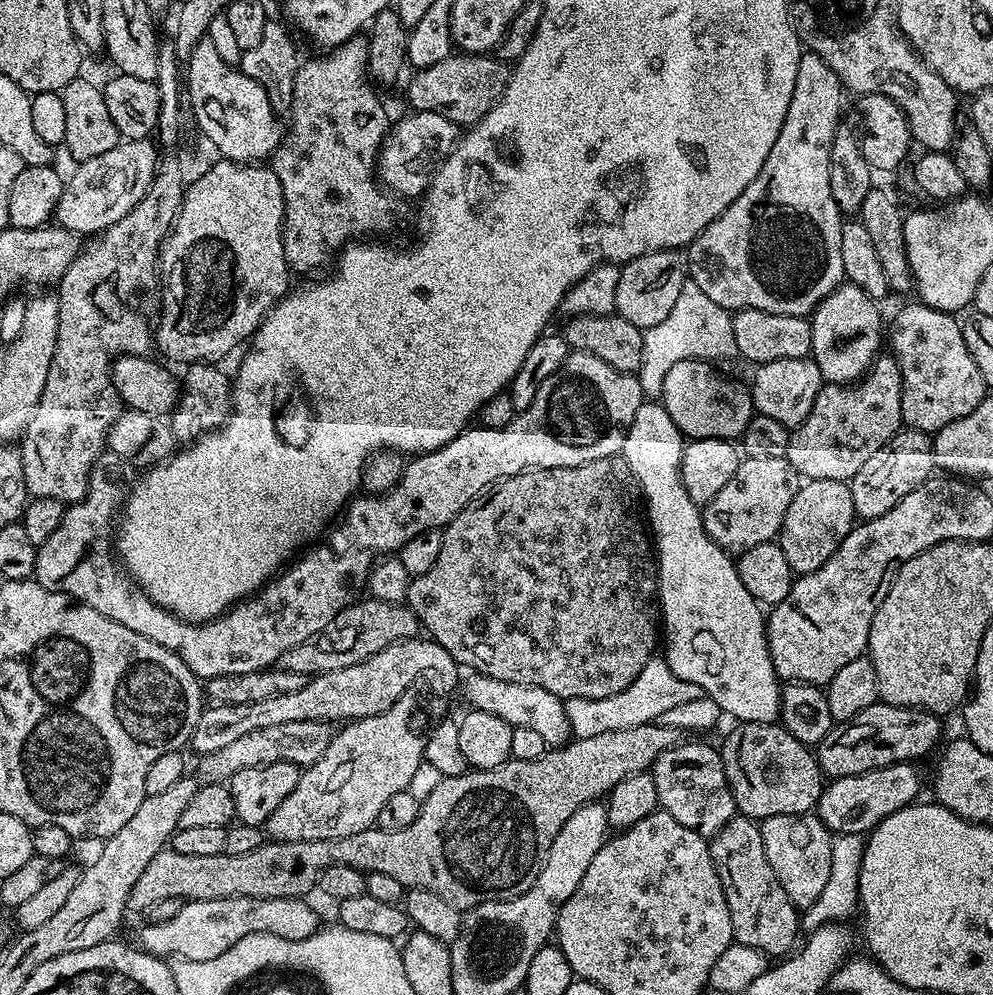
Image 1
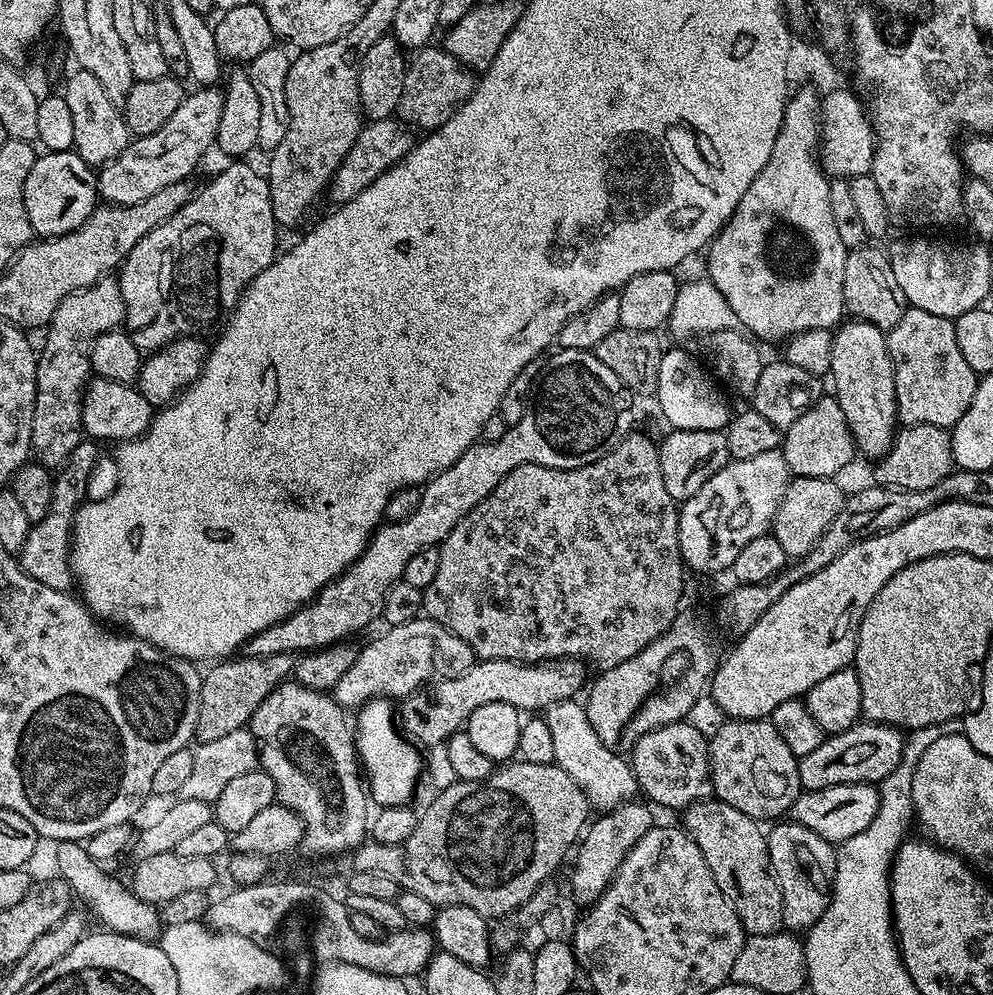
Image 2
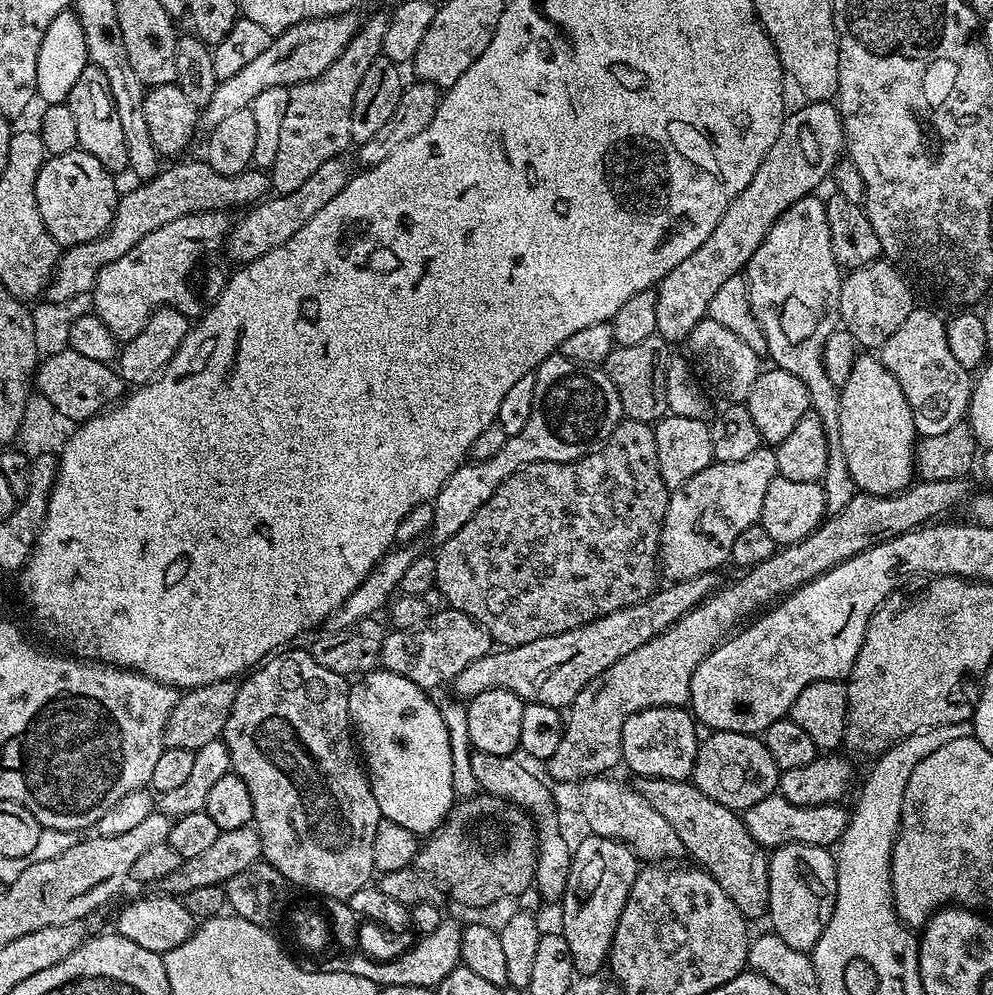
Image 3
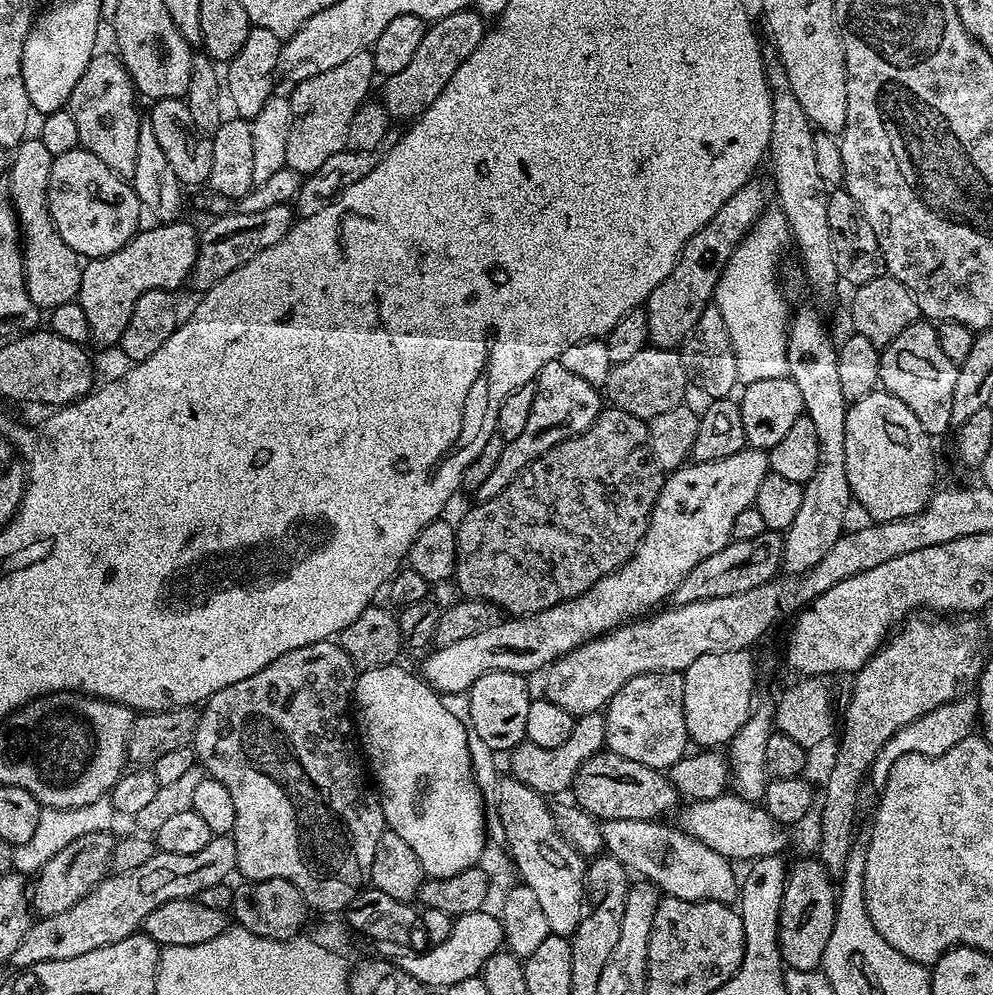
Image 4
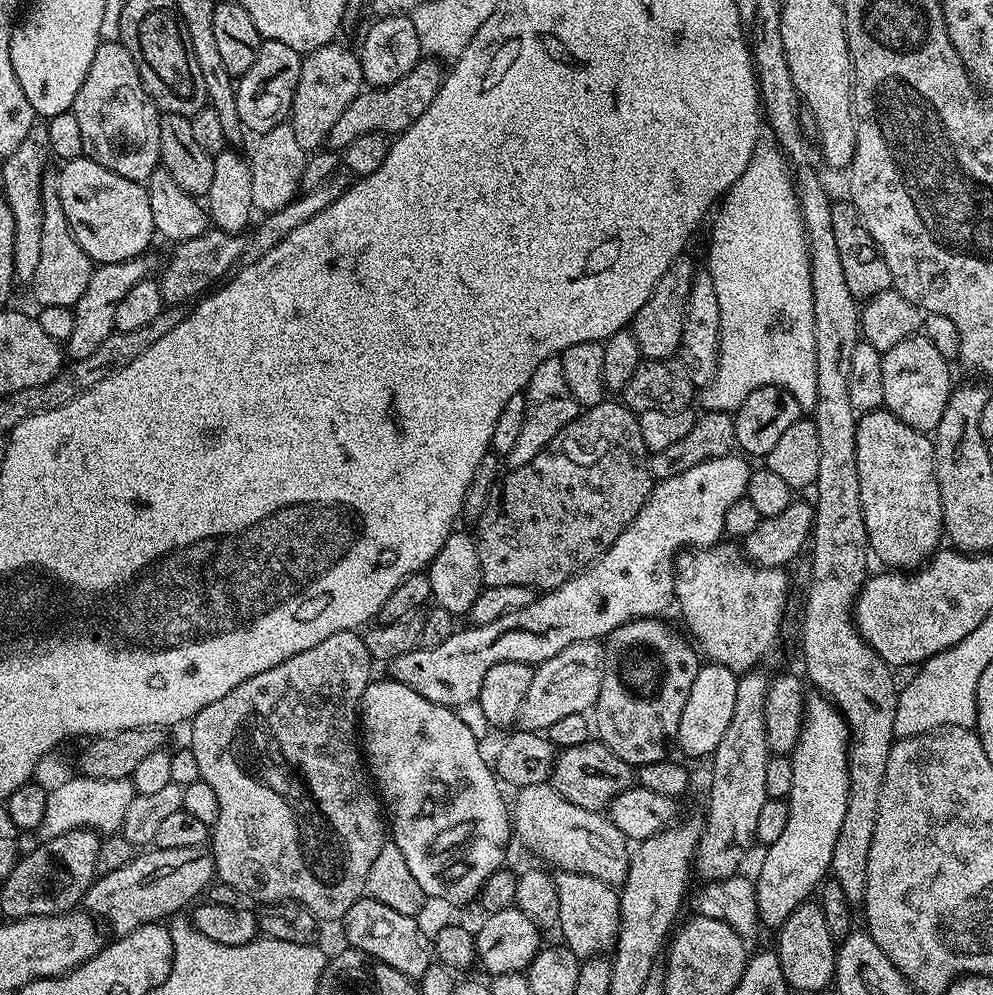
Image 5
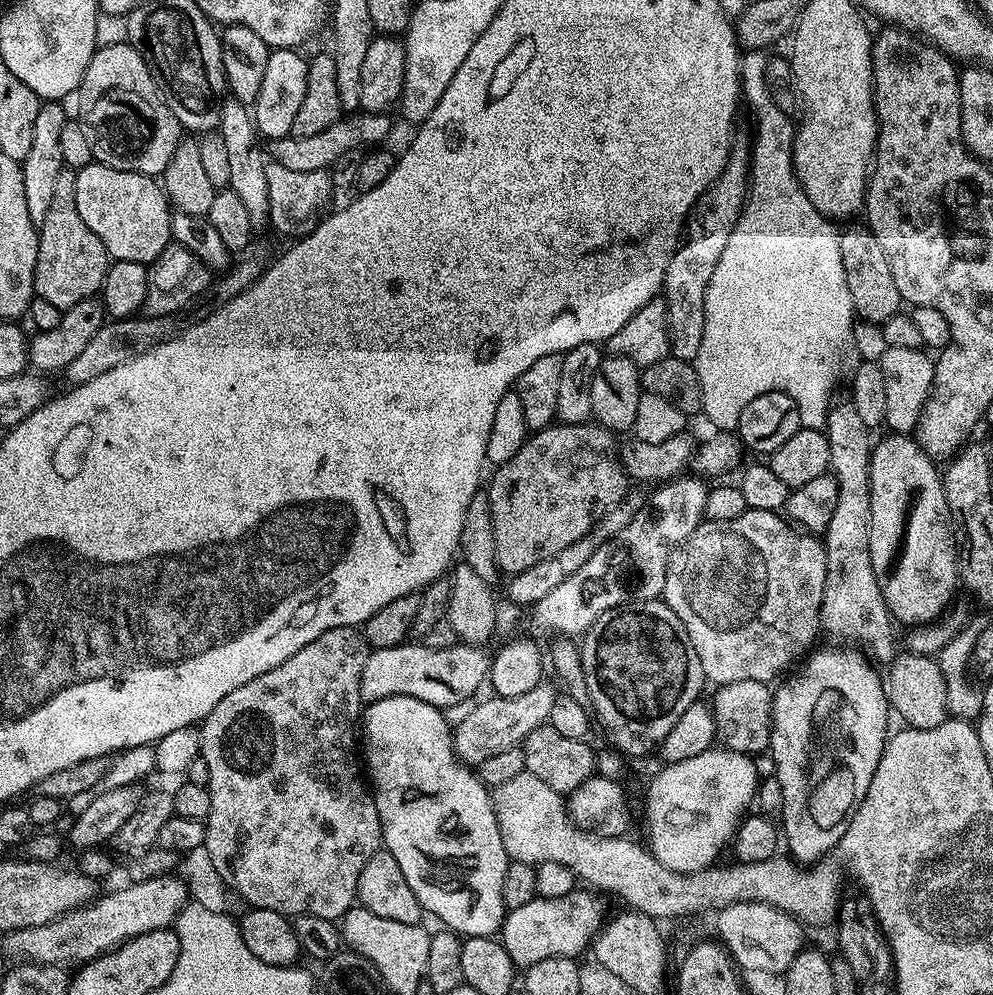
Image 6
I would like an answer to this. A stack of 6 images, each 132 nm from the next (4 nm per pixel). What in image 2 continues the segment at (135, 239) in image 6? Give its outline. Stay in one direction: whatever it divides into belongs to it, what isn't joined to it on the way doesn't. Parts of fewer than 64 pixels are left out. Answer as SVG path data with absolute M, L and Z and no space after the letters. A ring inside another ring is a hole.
M75 150L45 151L37 155L34 166L30 166L30 174L26 174L24 201L26 202L26 214L30 218L30 226L37 237L61 236L70 230L78 230L78 226L82 226L82 222L89 220L98 207L97 173Z

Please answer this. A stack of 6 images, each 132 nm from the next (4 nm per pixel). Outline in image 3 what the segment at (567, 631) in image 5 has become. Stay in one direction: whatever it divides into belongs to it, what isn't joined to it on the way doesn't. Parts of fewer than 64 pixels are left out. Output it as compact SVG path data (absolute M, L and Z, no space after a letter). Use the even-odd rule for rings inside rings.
M762 446L742 462L713 462L702 474L694 474L690 482L669 495L664 525L660 531L659 567L669 581L694 578L698 574L716 572L729 563L738 534L757 523L762 514L762 498L766 486L777 475L776 454Z

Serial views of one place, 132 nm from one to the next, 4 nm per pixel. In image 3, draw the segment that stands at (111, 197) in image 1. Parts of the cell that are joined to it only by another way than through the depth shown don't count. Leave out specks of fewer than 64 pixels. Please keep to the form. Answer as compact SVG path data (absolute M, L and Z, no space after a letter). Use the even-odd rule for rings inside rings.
M351 12L310 19L296 23L289 30L275 35L270 46L258 54L249 65L242 66L233 77L217 83L207 106L201 109L201 125L210 130L228 115L233 115L235 111L251 107L254 98L262 94L263 90L273 86L289 88L322 74L322 71L342 54L342 50L349 45L350 38L359 28L360 22L355 16L356 14Z

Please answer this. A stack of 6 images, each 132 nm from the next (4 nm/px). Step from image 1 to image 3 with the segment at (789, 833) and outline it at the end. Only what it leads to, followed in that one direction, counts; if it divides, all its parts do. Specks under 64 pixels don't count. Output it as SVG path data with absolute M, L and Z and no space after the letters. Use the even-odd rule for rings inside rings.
M784 844L781 848L775 849L768 858L768 910L766 916L767 919L772 919L771 931L778 938L782 938L782 942L786 942L786 946L791 946L793 950L802 950L803 952L811 953L812 947L818 942L818 938L822 938L822 930L826 930L826 926L830 922L830 914L834 914L837 890L836 858L829 849L819 848L813 844Z

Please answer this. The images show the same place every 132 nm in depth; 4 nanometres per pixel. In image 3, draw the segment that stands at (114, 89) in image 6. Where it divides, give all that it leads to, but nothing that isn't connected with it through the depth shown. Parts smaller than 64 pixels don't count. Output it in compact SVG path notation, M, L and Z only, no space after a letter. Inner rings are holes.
M89 62L78 77L78 82L74 82L74 90L70 90L66 103L74 114L74 123L78 125L79 151L98 158L107 172L123 173L128 166L126 138L122 134L122 125L118 123L118 110L110 94L110 82L106 82L106 74Z

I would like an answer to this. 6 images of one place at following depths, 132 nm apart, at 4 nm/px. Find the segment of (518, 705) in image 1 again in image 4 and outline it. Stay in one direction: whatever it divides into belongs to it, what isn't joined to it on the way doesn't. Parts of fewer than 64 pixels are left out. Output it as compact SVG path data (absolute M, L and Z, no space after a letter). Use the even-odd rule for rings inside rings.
M659 819L654 820L606 820L603 821L602 831L604 833L604 848L607 855L615 858L618 862L622 862L624 867L628 869L629 873L638 875L637 877L643 878L647 883L656 885L664 896L673 896L674 898L682 898L686 902L702 902L709 900L710 902L722 902L723 904L732 904L738 896L738 872L734 869L733 861L727 860L722 854L718 854L718 850L710 850L710 846L706 846L706 842L698 842L698 838L694 838L690 834L686 834L684 829L679 826L664 824L668 822L661 822Z

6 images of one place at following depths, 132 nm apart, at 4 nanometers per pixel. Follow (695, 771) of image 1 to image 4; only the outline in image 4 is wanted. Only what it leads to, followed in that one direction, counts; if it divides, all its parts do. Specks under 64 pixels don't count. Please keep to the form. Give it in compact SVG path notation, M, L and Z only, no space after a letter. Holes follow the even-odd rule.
M647 672L630 678L630 682L626 682L626 686L614 694L606 706L603 718L607 751L622 758L630 758L630 762L642 762L642 766L668 770L689 751L690 741L684 717L684 678L679 672Z

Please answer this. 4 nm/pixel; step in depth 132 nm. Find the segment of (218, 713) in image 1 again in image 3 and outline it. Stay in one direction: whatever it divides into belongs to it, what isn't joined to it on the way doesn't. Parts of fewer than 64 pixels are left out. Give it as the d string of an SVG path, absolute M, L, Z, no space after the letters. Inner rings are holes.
M444 606L441 609L441 612L433 611L428 620L415 631L392 630L385 635L379 659L383 671L402 674L406 678L410 678L410 682L414 682L419 688L433 690L432 688L438 687L439 684L451 685L456 676L462 674L462 670L466 670L466 666L470 666L470 662L474 662L493 651L492 636L481 624L474 622L474 618L462 614L457 608Z

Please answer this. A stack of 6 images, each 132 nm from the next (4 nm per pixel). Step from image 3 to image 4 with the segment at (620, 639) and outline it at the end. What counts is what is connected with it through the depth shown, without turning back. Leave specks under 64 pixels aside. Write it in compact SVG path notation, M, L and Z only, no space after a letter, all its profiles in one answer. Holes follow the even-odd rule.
M765 530L762 534L758 534L758 538L731 539L725 548L718 550L718 554L710 554L710 558L702 558L702 562L698 562L698 566L694 566L694 570L690 570L686 578L682 578L678 590L670 597L671 603L673 605L689 604L710 598L726 598L730 594L742 594L746 590L754 590L754 586L762 586L767 580L776 579L781 571L783 559L784 537L781 533Z

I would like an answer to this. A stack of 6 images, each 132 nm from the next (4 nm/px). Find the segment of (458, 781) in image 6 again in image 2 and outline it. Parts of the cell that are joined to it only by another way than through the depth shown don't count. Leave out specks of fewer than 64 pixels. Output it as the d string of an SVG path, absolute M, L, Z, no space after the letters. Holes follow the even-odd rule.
M388 698L367 700L355 716L356 754L366 775L366 788L370 793L371 803L380 808L408 804L416 792L416 783L422 780L422 752L398 727L394 719L393 701Z

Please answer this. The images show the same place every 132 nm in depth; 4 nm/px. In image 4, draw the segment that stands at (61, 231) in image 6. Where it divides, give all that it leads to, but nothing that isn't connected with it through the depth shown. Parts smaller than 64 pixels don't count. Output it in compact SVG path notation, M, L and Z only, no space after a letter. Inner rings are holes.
M26 138L15 148L11 156L12 165L8 168L6 179L10 186L10 198L20 223L20 238L24 245L26 290L36 303L36 307L41 310L51 310L63 304L71 304L80 294L82 260L74 250L70 250L70 246L66 246L66 242L62 242L62 234L58 234L58 230L50 218L48 187L50 186L50 166L54 157L50 154L50 150L46 150L46 146L42 146L42 142L38 138Z

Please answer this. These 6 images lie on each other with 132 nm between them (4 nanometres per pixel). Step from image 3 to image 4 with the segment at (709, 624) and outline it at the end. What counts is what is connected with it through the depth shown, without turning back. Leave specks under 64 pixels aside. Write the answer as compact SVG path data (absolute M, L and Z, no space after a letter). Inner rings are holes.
M591 712L576 720L574 730L562 746L547 748L546 746L534 746L530 743L519 744L507 753L508 768L511 779L522 782L524 786L530 786L539 796L553 798L559 792L567 793L571 789L574 778L580 767L594 754L598 754L605 747L604 742L604 718L600 712Z

